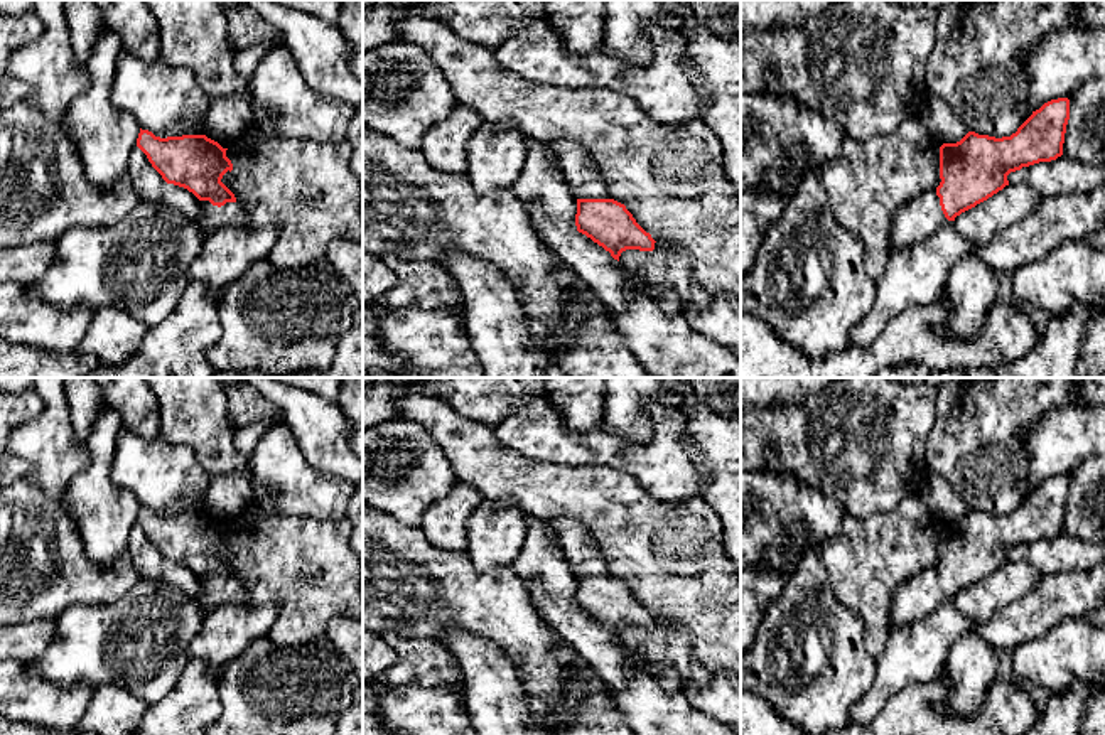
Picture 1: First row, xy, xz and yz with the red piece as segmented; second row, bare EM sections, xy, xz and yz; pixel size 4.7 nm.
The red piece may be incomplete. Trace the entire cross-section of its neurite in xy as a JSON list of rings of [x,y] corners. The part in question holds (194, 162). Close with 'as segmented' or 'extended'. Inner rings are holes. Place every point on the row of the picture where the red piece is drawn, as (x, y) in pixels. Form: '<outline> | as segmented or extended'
[[[142,128],[137,147],[167,184],[184,187],[199,199],[202,219],[197,224],[204,234],[248,224],[234,194],[221,182],[233,170],[228,148],[206,135],[160,138]]] | extended

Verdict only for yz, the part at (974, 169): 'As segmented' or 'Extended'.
Extended

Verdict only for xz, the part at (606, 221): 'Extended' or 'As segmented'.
Extended

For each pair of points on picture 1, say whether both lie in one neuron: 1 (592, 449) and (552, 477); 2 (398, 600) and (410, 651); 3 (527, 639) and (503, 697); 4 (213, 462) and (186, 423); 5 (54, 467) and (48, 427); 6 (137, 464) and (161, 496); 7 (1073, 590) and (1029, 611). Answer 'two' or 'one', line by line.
1: two
2: two
3: two
4: one
5: one
6: one
7: one

